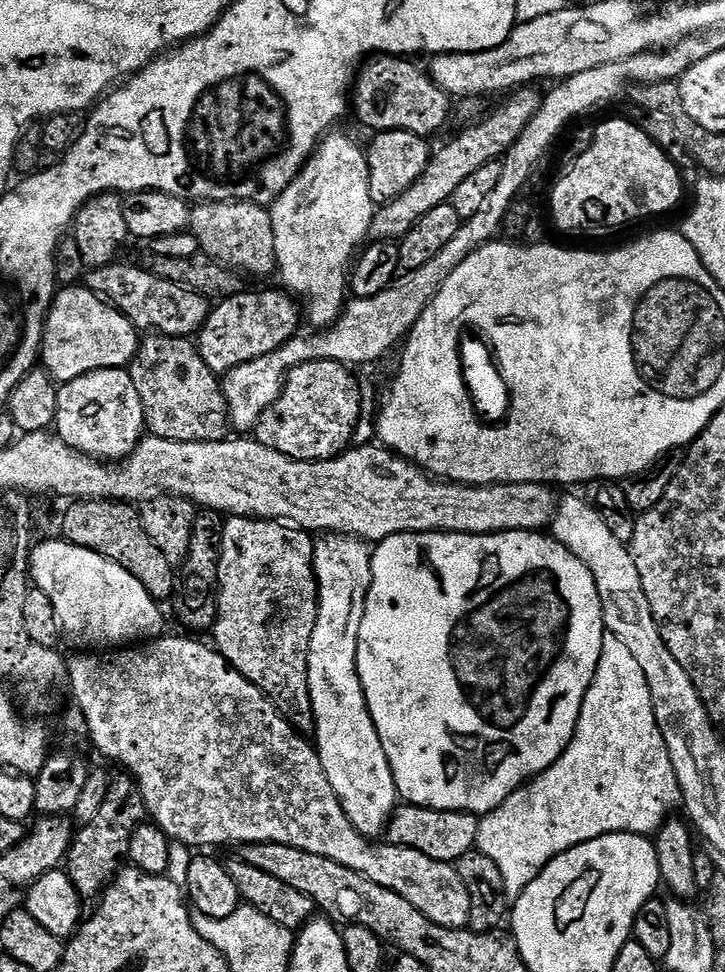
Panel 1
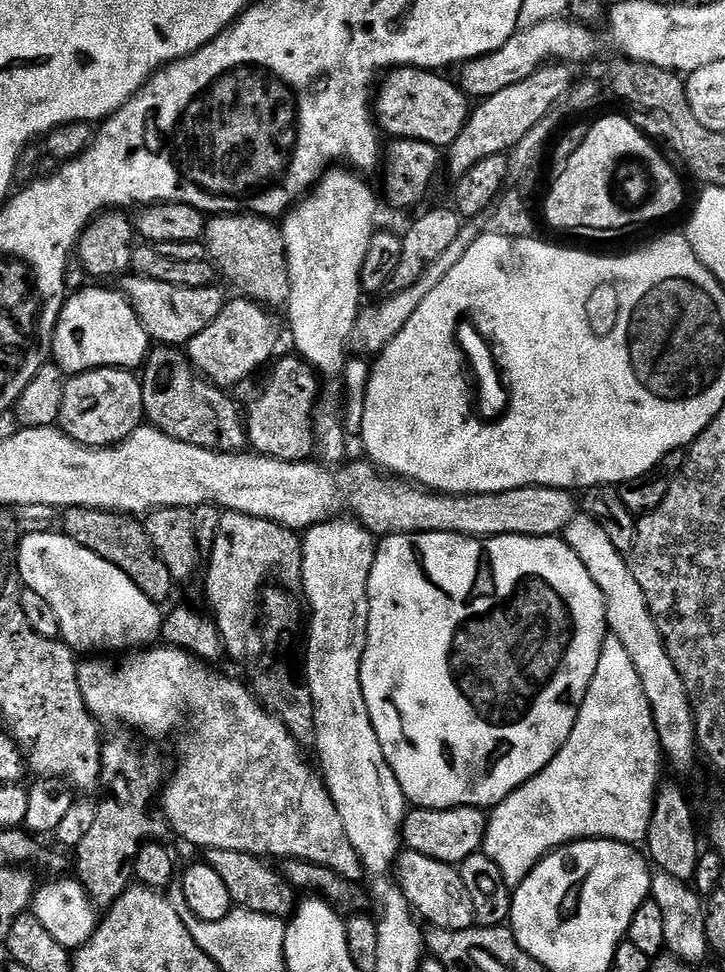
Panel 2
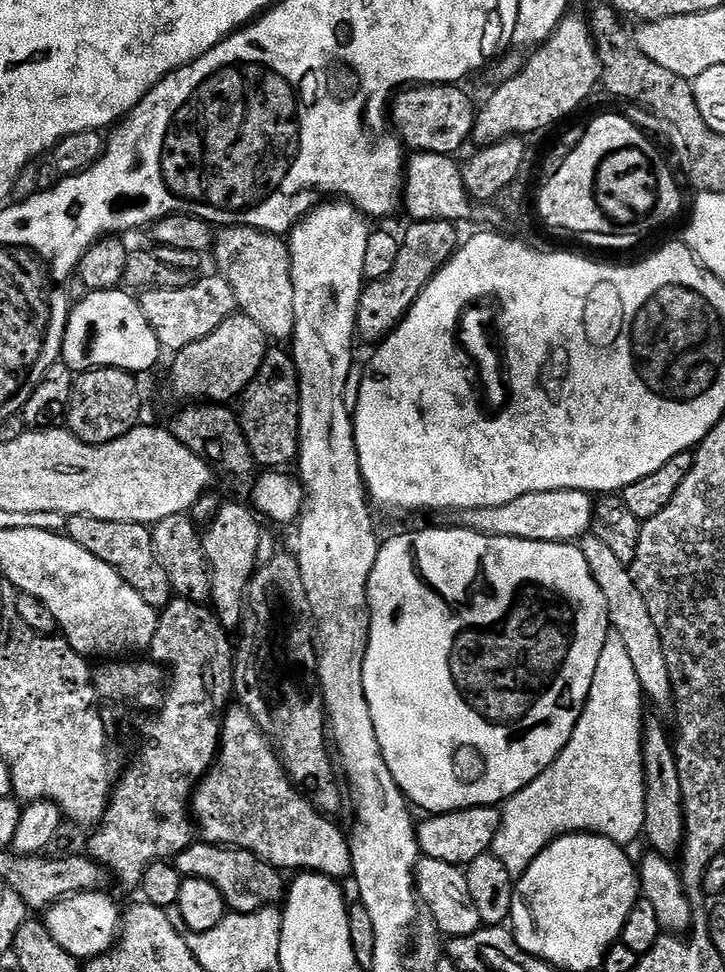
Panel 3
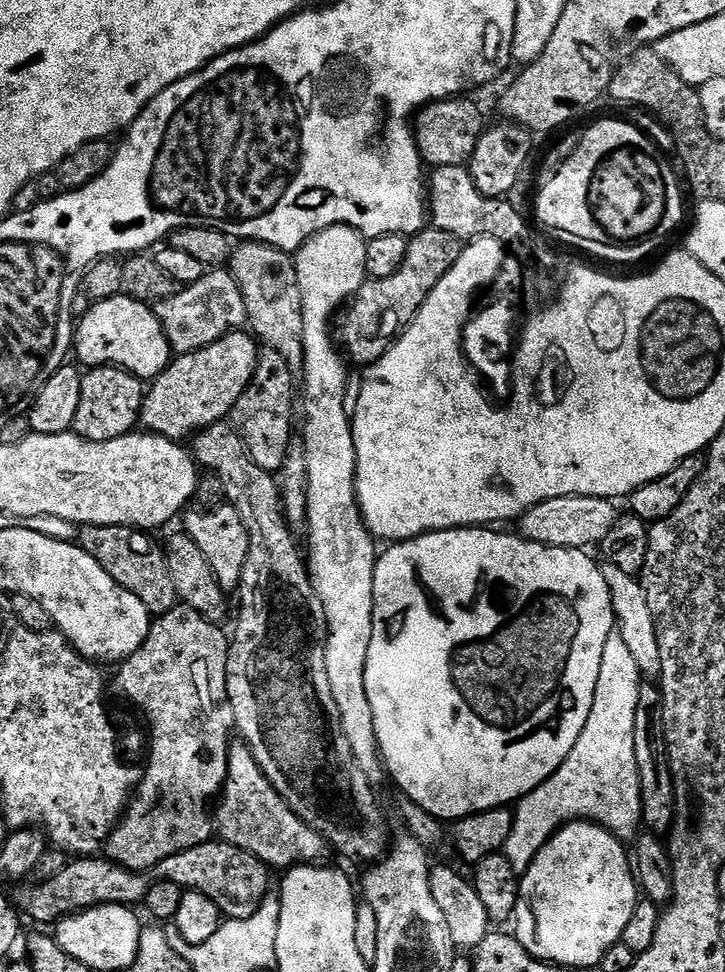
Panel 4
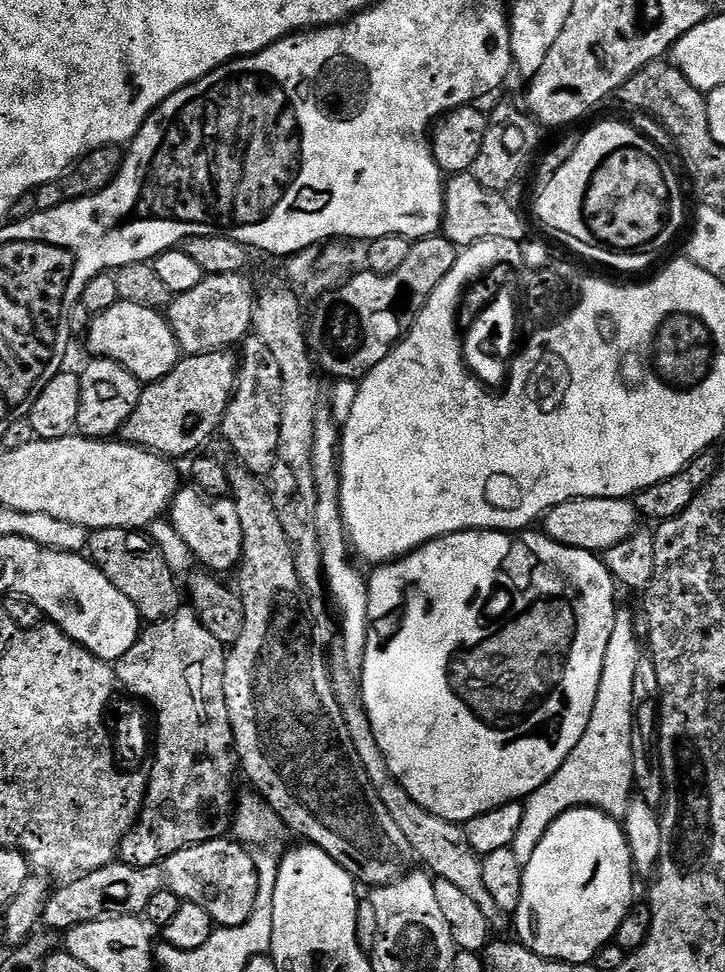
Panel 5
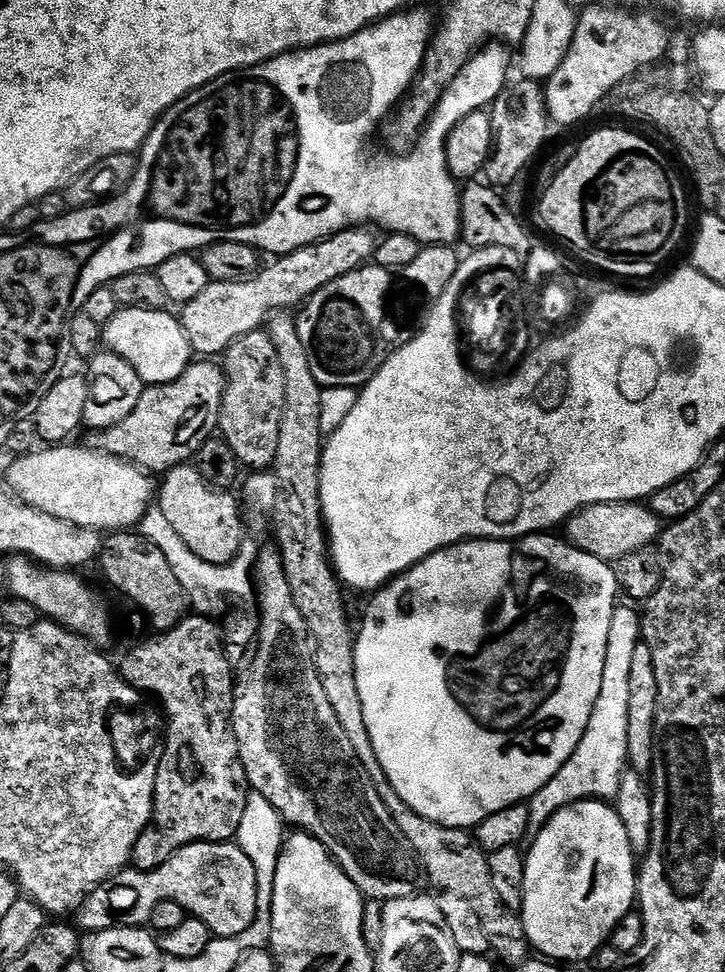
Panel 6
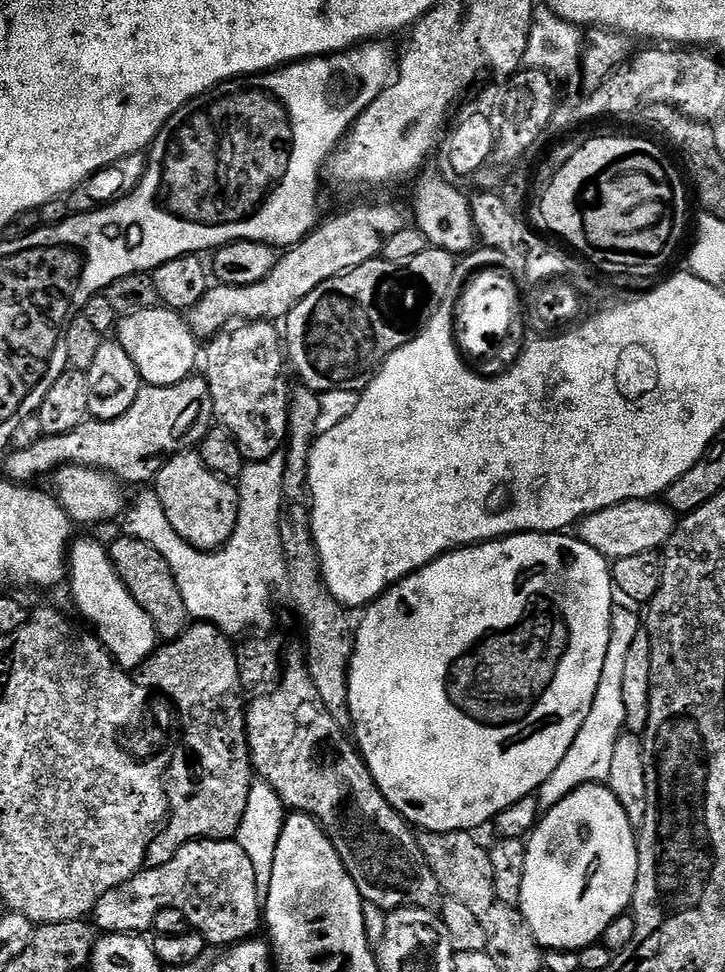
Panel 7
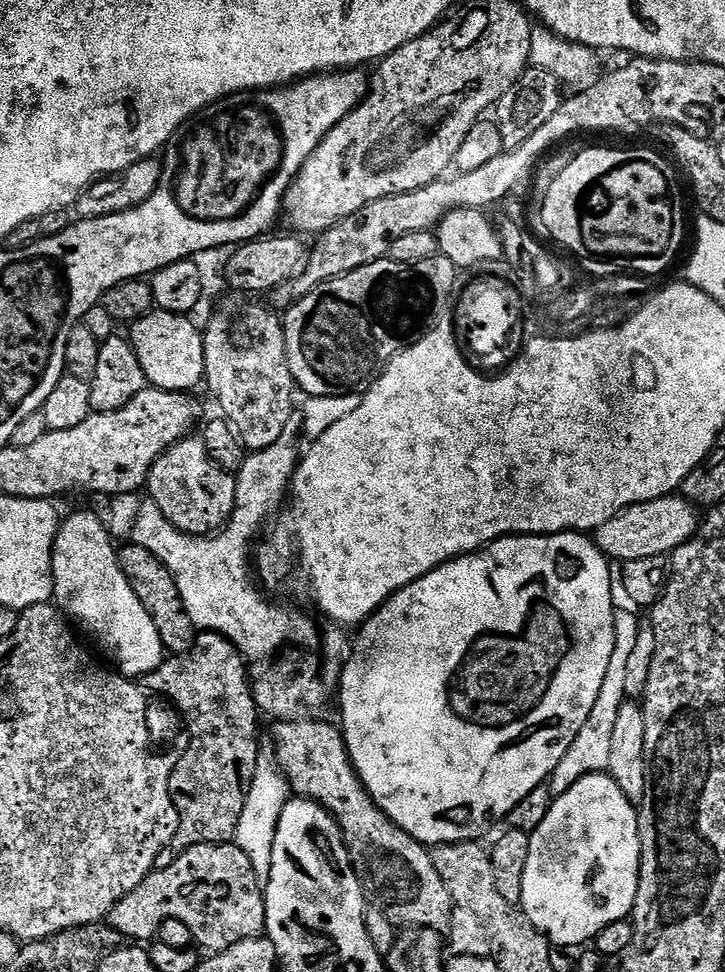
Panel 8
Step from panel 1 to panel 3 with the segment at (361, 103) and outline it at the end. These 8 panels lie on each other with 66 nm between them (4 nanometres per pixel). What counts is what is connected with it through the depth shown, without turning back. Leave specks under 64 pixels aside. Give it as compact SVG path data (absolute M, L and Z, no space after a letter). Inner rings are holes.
M454 84L412 86L401 91L390 104L390 124L401 145L412 152L429 152L455 157L456 151L472 139L477 105Z

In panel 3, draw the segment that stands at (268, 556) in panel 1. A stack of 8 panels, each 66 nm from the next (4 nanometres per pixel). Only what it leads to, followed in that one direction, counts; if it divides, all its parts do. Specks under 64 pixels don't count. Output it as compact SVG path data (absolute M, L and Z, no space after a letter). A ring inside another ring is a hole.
M221 503L218 518L214 518L212 523L207 525L202 536L208 571L211 572L210 604L221 626L229 630L241 627L242 597L247 593L248 583L252 581L252 574L256 571L258 561L261 559L259 524L261 521L254 515L253 509L247 503L245 504Z

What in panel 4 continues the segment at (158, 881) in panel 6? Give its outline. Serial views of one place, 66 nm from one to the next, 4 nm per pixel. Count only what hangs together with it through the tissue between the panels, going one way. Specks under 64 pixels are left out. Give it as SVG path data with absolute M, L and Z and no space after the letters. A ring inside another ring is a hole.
M209 842L202 846L194 846L194 850L186 850L182 854L174 854L166 858L155 870L157 877L176 883L183 890L191 890L206 894L214 906L218 906L221 917L230 920L250 918L258 906L268 899L268 865L262 863L254 854L242 850L233 844ZM76 858L66 865L60 874L37 883L37 888L20 888L14 895L17 905L32 920L40 924L55 925L66 916L96 908L100 904L126 904L136 906L145 899L150 885L147 875L137 874L112 863L107 858Z

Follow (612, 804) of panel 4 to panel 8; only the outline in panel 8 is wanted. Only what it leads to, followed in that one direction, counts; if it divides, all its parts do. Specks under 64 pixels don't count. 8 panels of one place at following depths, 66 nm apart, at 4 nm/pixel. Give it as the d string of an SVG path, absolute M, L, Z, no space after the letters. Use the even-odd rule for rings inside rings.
M617 611L614 618L614 654L610 654L610 666L606 669L606 678L602 681L602 690L598 690L598 702L594 702L594 710L590 710L590 718L586 718L586 726L582 726L582 730L578 730L578 738L574 738L574 742L570 746L570 750L566 750L566 754L562 758L562 762L558 762L558 766L553 770L550 777L550 787L553 797L563 797L564 793L572 791L574 785L579 784L582 778L587 776L595 776L603 773L610 762L610 745L614 735L614 725L618 719L618 710L622 710L622 706L626 702L624 691L626 690L626 662L630 659L630 654L634 651L634 642L638 642L638 630L640 629L641 617L635 616L637 613Z

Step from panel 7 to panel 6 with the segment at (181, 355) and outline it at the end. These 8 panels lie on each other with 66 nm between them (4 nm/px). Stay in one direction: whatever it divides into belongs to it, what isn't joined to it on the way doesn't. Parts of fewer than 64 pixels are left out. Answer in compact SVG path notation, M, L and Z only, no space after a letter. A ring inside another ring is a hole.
M121 308L102 328L103 347L109 352L118 354L118 358L126 358L126 362L134 366L138 378L142 378L148 386L174 382L174 378L182 375L194 360L192 347L182 330L179 319L173 313L171 316L170 313L171 311L158 308Z

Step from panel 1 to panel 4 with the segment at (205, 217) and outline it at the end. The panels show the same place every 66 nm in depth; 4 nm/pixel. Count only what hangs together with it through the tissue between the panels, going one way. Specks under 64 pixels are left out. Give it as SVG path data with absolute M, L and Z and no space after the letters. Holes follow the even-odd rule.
M249 240L233 247L230 271L246 302L246 324L251 335L264 348L282 354L282 358L286 358L286 366L290 366L293 374L303 373L302 290L298 290L295 259L272 244L259 244L256 240Z

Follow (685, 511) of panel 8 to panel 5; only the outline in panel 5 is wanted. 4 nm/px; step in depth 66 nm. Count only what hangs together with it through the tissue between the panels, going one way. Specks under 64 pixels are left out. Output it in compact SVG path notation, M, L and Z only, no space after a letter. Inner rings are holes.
M582 498L562 502L562 506L554 506L543 518L543 535L549 536L562 546L570 546L578 550L603 554L610 546L618 546L627 536L637 531L638 513L631 499L615 500L614 498Z

